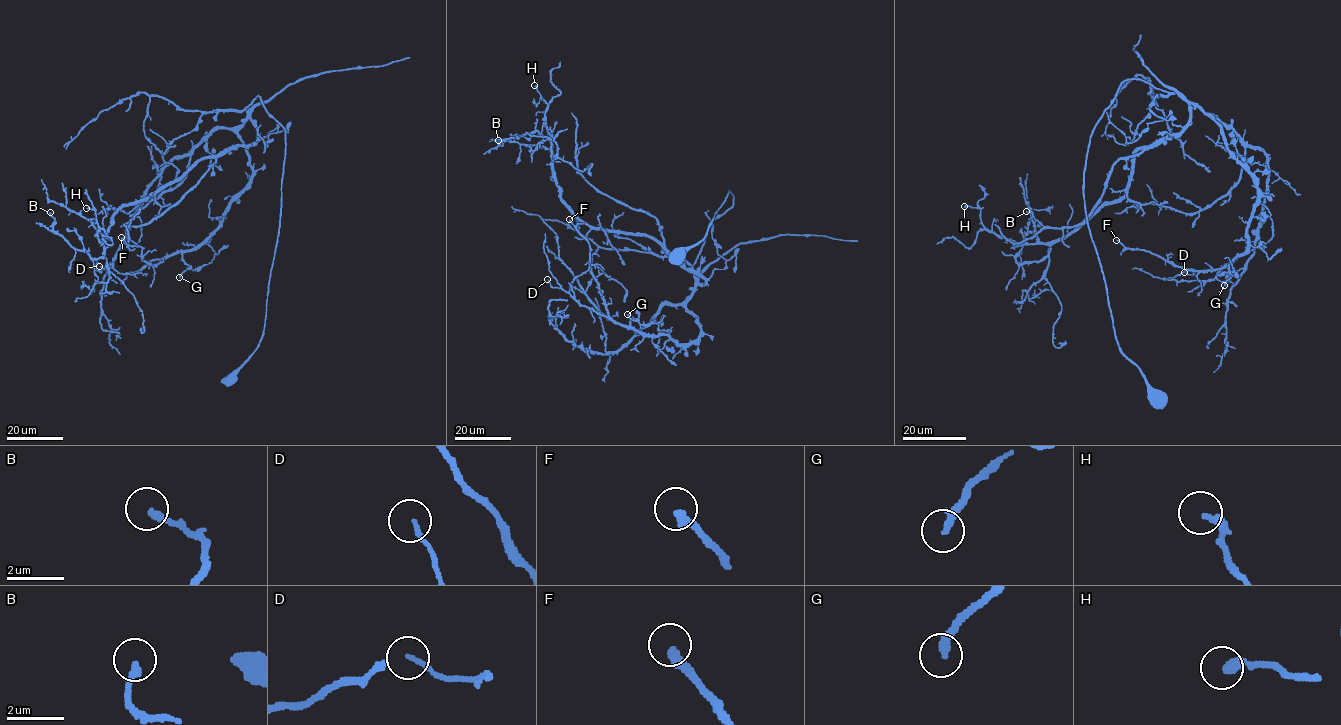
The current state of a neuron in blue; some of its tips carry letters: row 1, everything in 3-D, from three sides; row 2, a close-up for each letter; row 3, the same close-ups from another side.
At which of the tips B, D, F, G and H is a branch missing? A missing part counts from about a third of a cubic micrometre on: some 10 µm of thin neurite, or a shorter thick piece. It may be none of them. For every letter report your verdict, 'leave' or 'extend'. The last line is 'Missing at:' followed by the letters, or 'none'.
B: leave
D: leave
F: extend
G: extend
H: leave
Missing at: F, G

